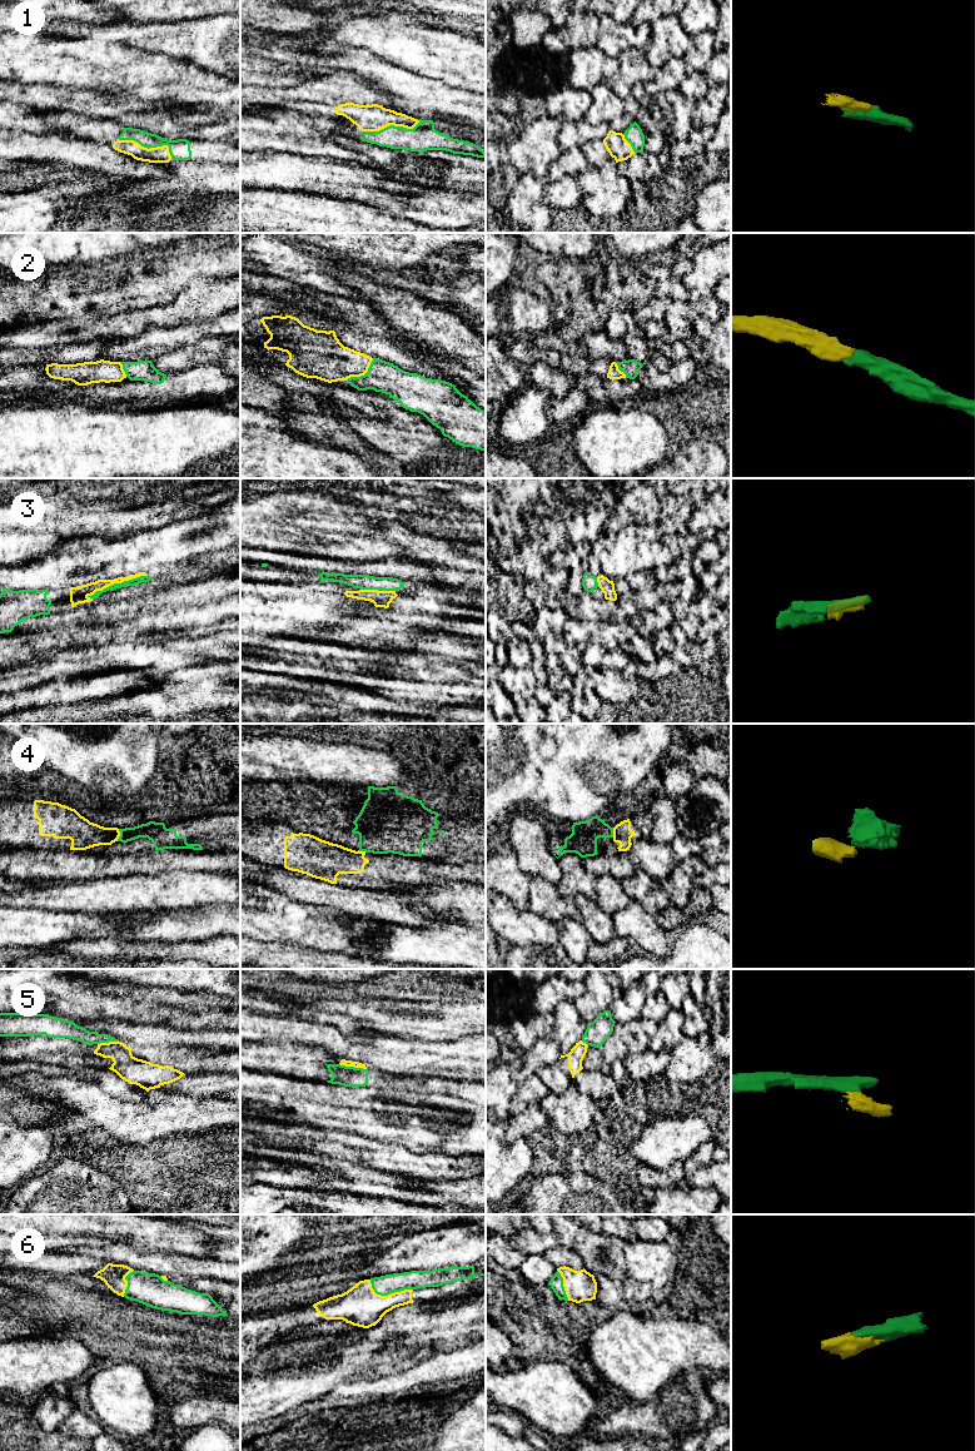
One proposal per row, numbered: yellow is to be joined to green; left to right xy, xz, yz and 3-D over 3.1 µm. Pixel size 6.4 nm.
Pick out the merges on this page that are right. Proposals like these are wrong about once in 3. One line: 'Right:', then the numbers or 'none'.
Right: 1, 2, 3, 6

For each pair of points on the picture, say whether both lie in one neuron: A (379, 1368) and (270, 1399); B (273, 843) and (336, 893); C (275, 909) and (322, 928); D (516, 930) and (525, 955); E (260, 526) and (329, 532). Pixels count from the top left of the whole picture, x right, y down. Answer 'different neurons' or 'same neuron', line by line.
A: same neuron
B: different neurons
C: same neuron
D: different neurons
E: same neuron

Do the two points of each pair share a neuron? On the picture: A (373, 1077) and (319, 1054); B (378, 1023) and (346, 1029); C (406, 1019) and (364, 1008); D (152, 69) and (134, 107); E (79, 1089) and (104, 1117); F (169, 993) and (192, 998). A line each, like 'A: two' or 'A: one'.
A: two
B: two
C: one
D: two
E: one
F: one

